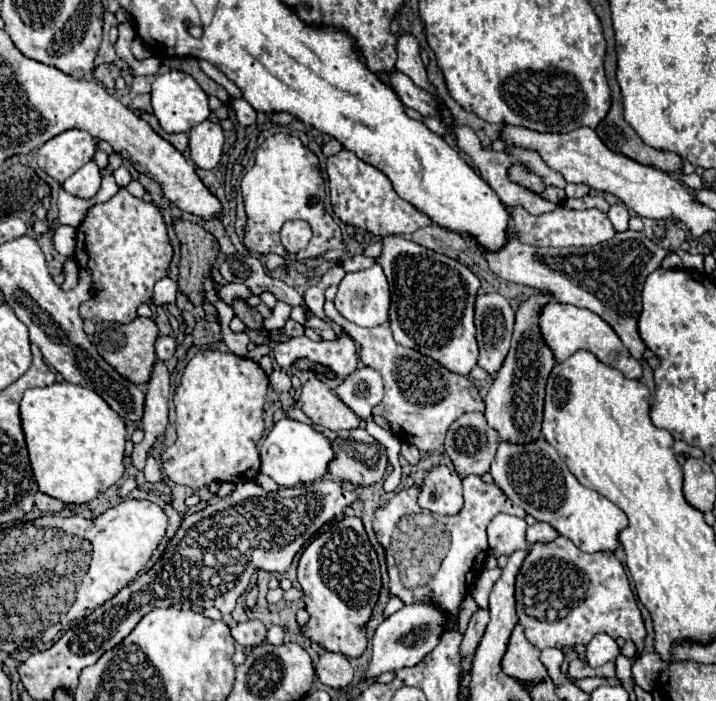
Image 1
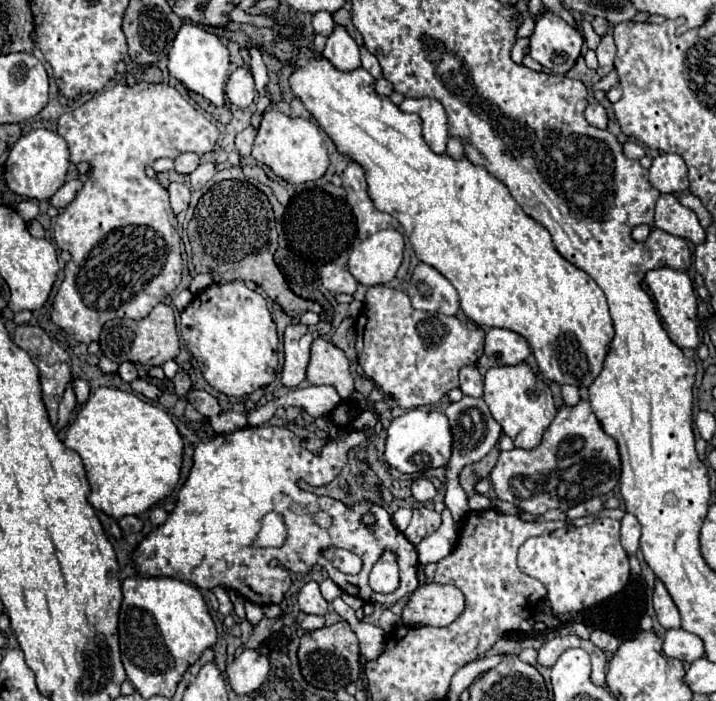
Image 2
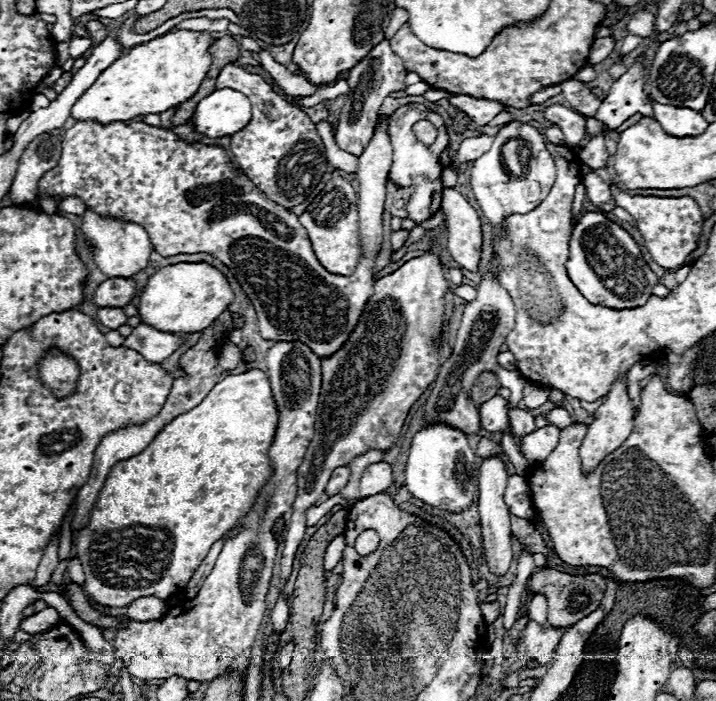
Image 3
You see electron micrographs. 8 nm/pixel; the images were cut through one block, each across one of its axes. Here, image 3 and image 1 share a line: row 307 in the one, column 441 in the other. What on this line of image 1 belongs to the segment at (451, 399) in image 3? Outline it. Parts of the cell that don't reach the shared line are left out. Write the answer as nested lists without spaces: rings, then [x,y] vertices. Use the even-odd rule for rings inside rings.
[[[446,466],[432,468],[424,480],[418,504],[436,514],[460,512],[464,504],[462,478]]]

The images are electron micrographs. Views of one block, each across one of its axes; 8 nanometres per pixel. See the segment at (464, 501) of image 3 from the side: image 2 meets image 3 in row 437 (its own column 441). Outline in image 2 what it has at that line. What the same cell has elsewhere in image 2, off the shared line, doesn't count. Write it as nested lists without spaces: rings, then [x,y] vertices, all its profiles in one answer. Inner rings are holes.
[[[416,408],[394,418],[386,428],[384,462],[402,474],[428,474],[430,470],[440,468],[448,462],[450,448],[452,448],[452,434],[448,418],[440,412],[426,412]]]

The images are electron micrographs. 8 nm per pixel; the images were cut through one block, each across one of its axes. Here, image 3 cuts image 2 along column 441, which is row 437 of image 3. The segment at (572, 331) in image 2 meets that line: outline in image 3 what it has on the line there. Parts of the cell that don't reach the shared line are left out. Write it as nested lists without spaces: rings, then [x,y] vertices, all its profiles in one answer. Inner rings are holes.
[[[262,370],[228,374],[196,408],[168,422],[144,452],[116,462],[112,472],[108,472],[108,480],[100,490],[86,528],[72,538],[86,576],[84,592],[102,606],[126,606],[140,596],[158,596],[166,600],[170,594],[184,588],[210,546],[252,508],[258,490],[270,476],[268,448],[276,424],[278,410],[268,376]],[[122,506],[142,506],[142,524],[138,510]]]

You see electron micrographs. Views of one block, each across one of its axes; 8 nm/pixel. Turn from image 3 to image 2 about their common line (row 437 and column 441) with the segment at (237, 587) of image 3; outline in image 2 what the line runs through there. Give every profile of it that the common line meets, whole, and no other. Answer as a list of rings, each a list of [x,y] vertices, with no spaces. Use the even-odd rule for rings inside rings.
[[[418,264],[414,268],[406,292],[416,310],[444,312],[448,316],[454,316],[460,310],[454,286],[428,264]]]

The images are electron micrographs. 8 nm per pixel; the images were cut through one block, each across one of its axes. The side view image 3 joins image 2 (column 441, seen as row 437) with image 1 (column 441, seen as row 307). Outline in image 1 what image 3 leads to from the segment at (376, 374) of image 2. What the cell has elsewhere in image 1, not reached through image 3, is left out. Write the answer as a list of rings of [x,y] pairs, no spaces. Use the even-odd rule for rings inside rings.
[[[330,300],[324,304],[324,310],[326,316],[360,346],[360,360],[364,366],[374,368],[382,376],[384,398],[372,410],[372,414],[384,416],[390,422],[392,432],[402,442],[414,444],[420,452],[434,452],[444,444],[444,434],[458,416],[470,410],[484,410],[484,402],[470,378],[454,374],[436,360],[396,344],[390,332],[390,322],[384,322],[376,328],[362,328],[342,318]]]

